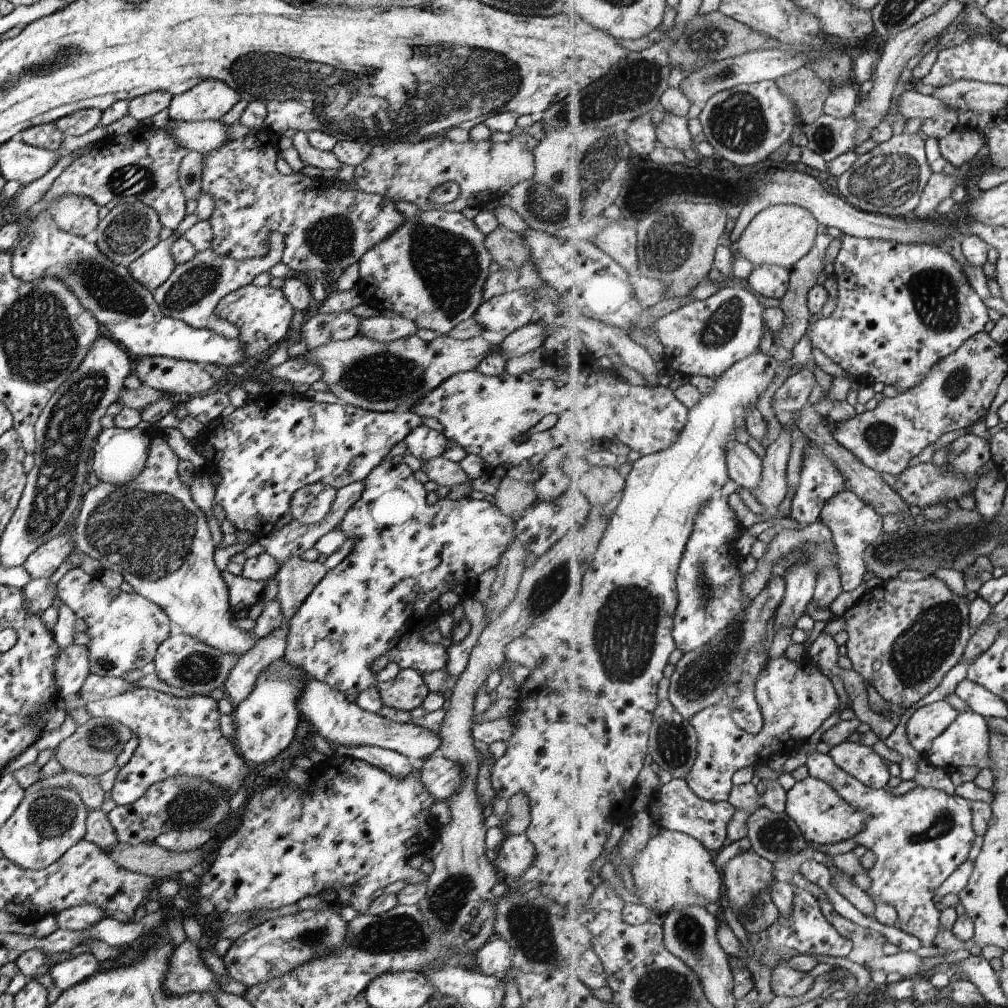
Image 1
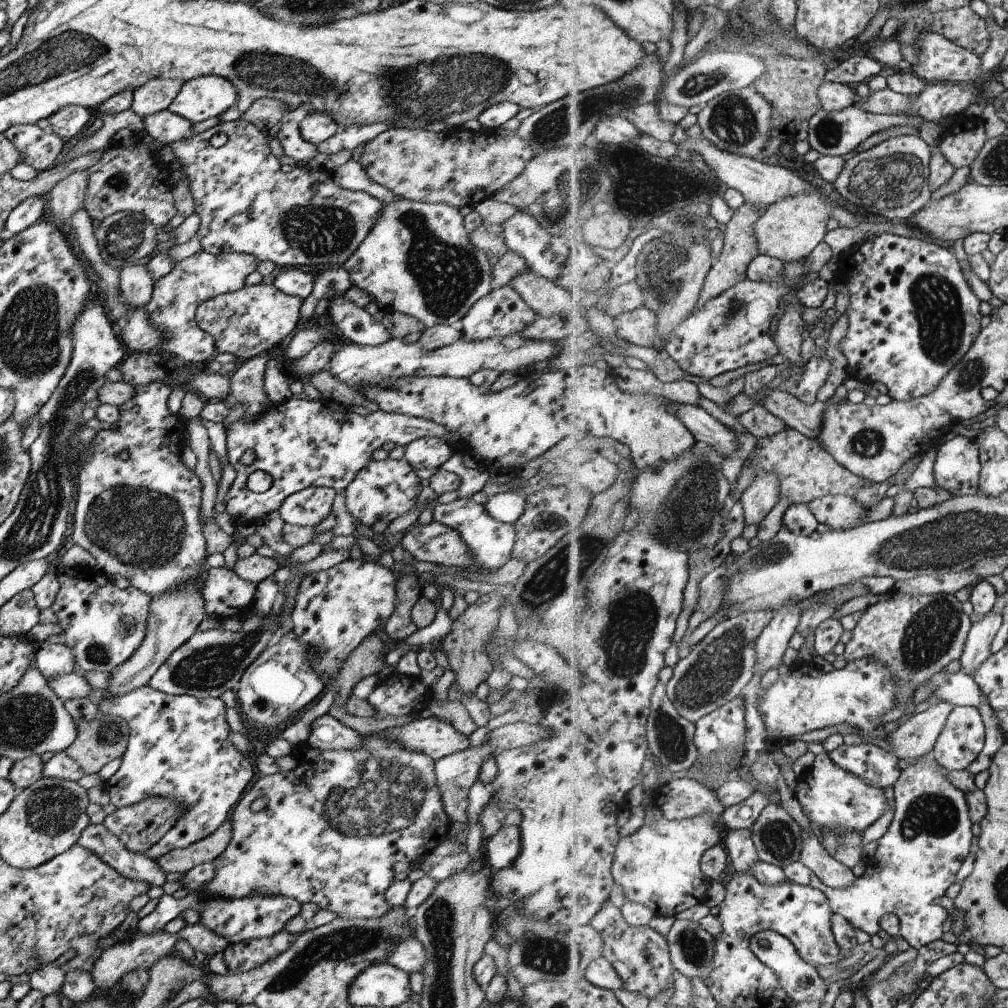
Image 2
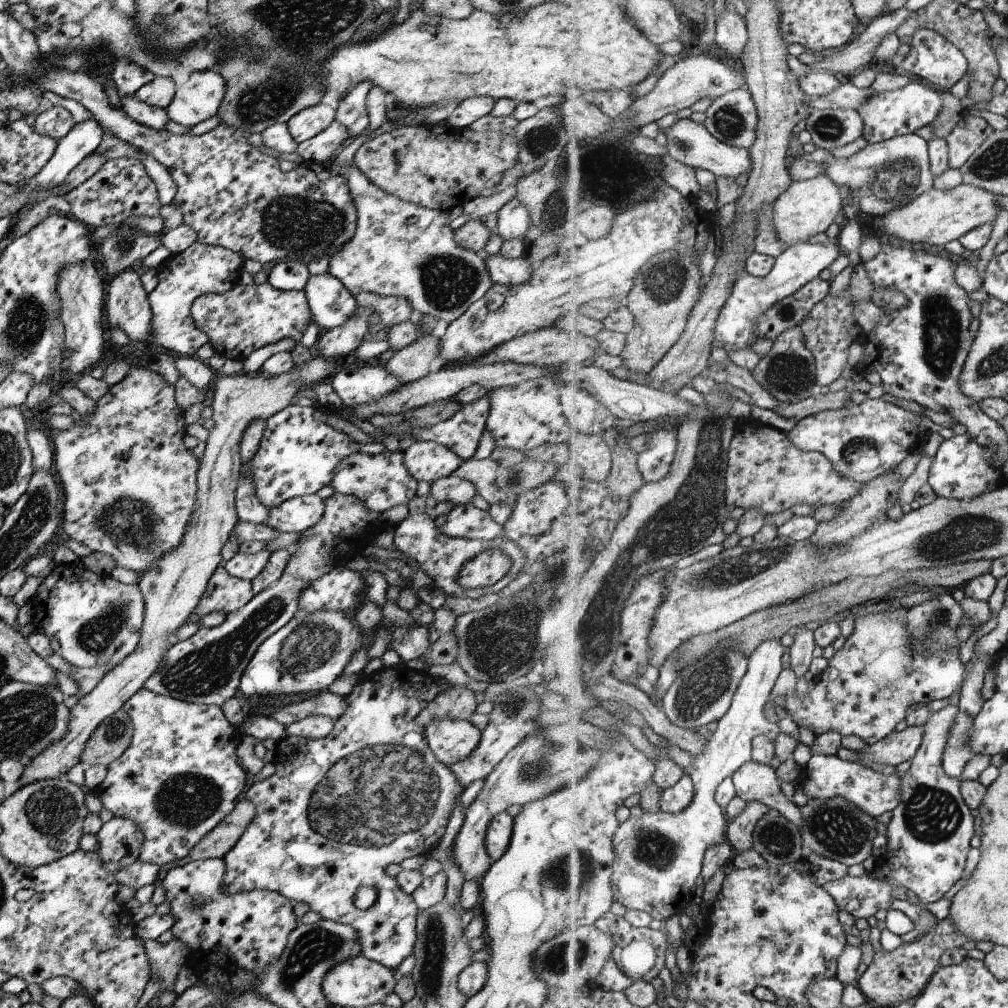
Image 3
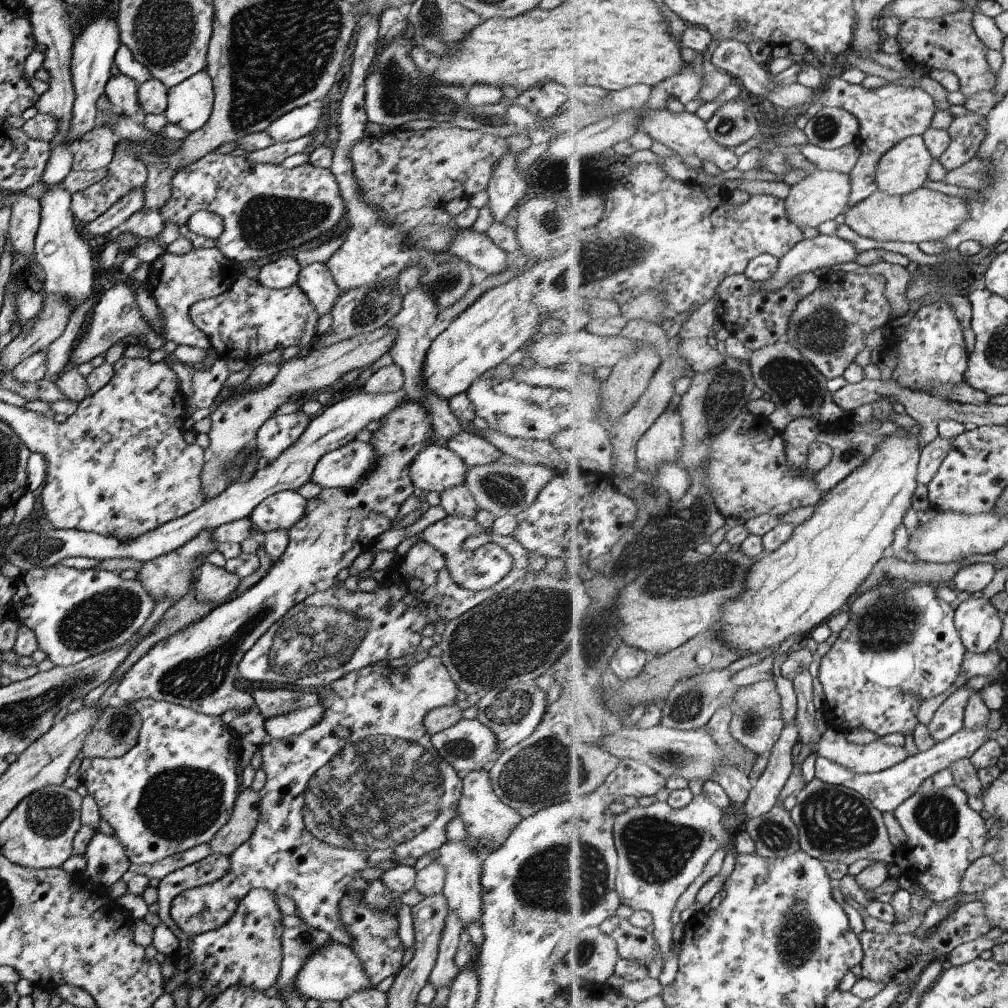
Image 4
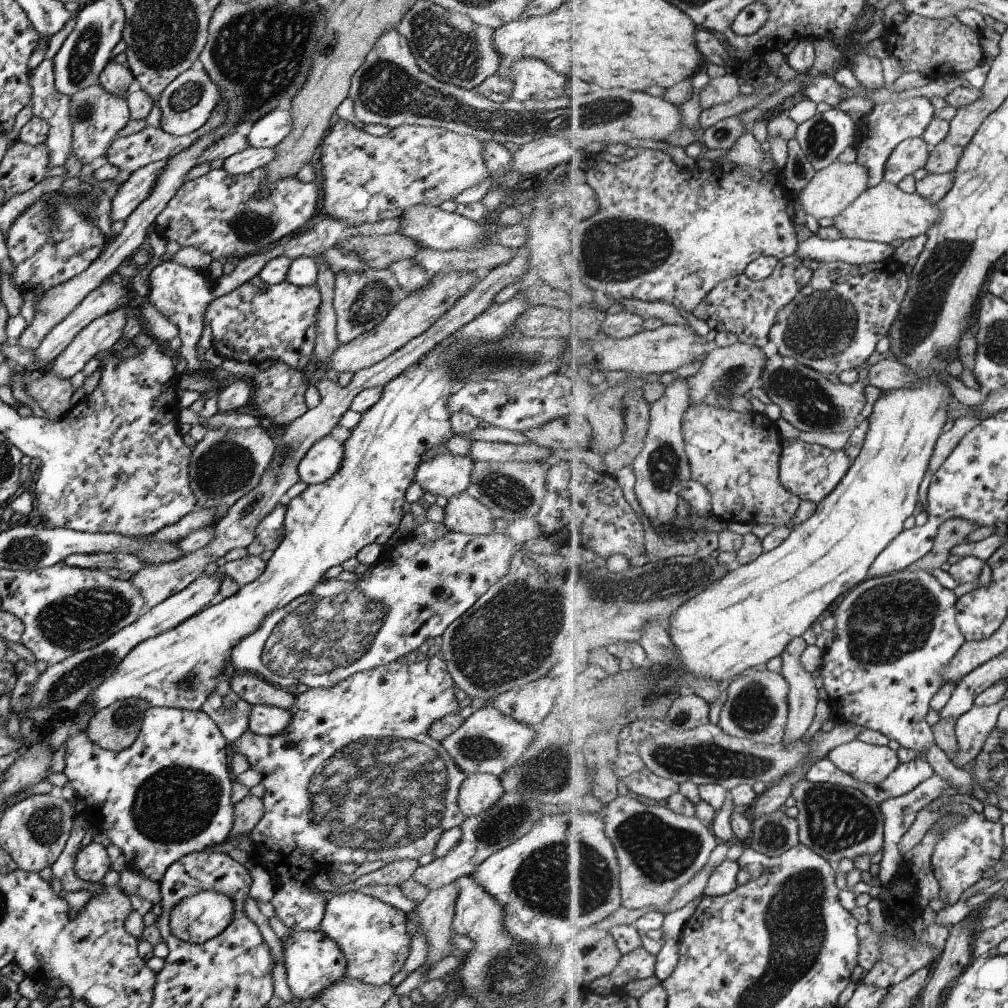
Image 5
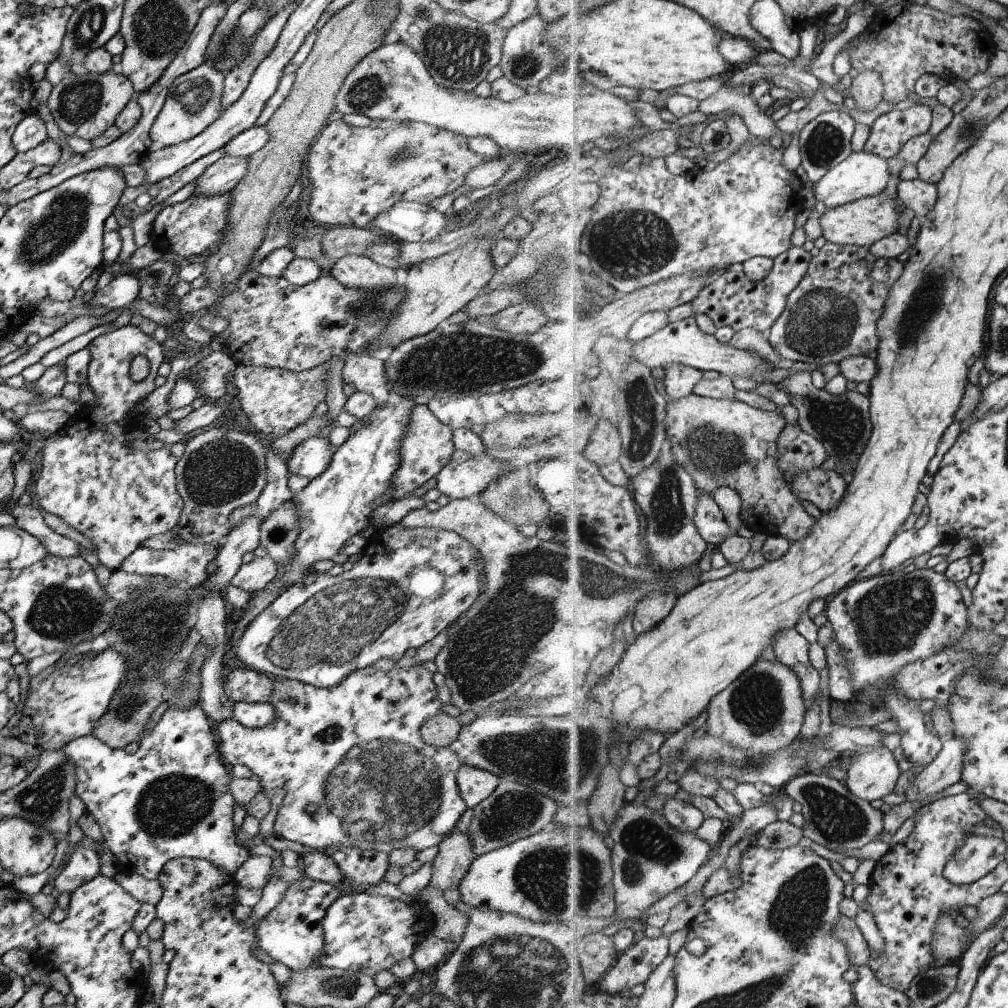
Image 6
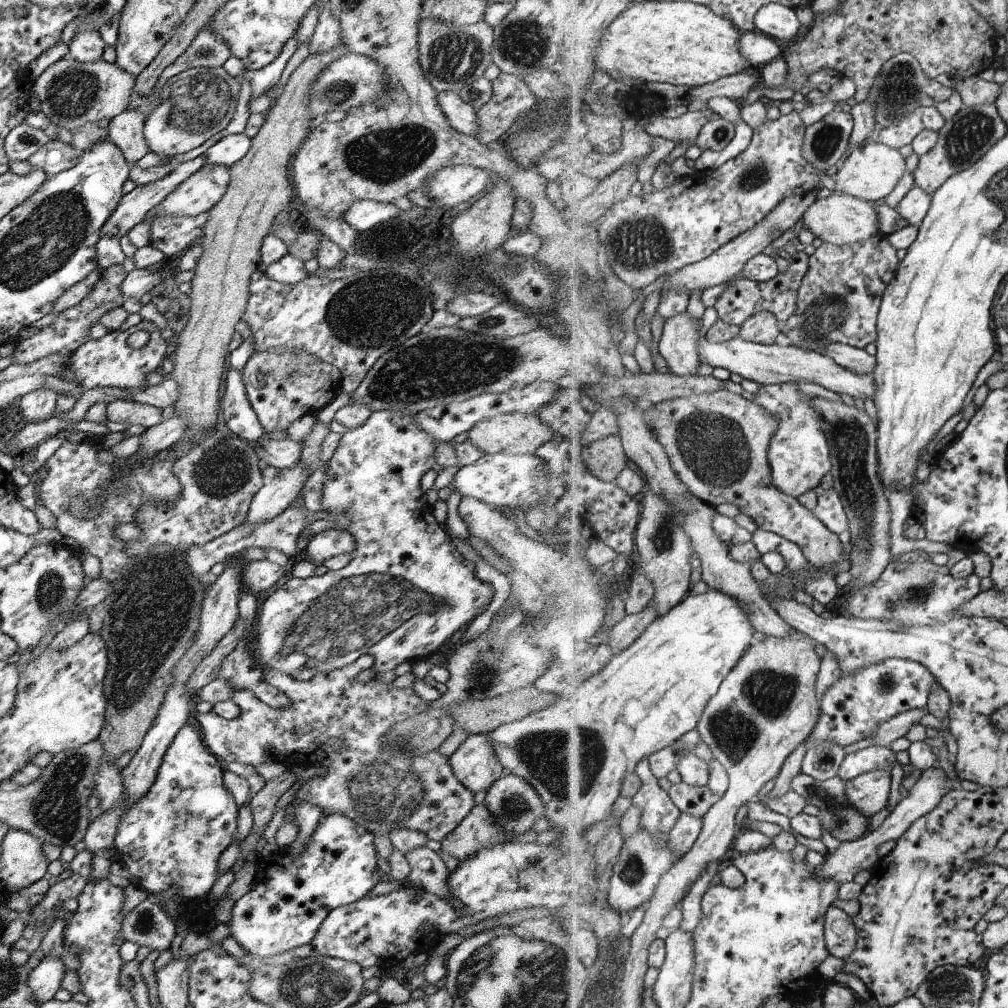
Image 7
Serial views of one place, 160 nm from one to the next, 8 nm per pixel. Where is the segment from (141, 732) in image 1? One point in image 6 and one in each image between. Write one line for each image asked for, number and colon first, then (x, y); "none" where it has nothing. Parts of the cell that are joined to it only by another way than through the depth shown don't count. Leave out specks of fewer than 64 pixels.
2: (177, 748)
3: (179, 776)
4: (176, 787)
5: (167, 794)
6: (170, 799)

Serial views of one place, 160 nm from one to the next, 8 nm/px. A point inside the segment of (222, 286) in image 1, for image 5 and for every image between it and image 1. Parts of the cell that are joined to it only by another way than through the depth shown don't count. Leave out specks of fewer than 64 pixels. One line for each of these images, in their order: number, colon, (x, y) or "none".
2: (174, 297)
3: (200, 269)
4: (175, 282)
5: (181, 295)

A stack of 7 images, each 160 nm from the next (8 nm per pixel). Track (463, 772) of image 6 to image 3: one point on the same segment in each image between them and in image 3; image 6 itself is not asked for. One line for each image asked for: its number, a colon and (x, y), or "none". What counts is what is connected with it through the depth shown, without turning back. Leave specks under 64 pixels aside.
3: (497, 835)
4: (487, 819)
5: (477, 792)

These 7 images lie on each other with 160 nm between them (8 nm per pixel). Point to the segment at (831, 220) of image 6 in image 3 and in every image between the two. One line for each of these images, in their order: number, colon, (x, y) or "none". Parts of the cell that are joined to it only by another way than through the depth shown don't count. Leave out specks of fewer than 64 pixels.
3: (938, 217)
4: (923, 215)
5: (884, 213)

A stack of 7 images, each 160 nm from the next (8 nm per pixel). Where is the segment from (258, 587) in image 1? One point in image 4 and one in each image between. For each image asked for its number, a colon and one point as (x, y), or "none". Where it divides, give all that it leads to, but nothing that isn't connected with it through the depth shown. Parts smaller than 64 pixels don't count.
2: (225, 594)
3: (223, 593)
4: (213, 584)

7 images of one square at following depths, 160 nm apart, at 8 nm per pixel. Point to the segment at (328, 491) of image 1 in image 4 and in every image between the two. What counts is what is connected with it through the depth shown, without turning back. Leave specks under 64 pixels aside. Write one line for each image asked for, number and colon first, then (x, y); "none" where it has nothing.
2: (306, 508)
3: (296, 514)
4: (280, 510)

